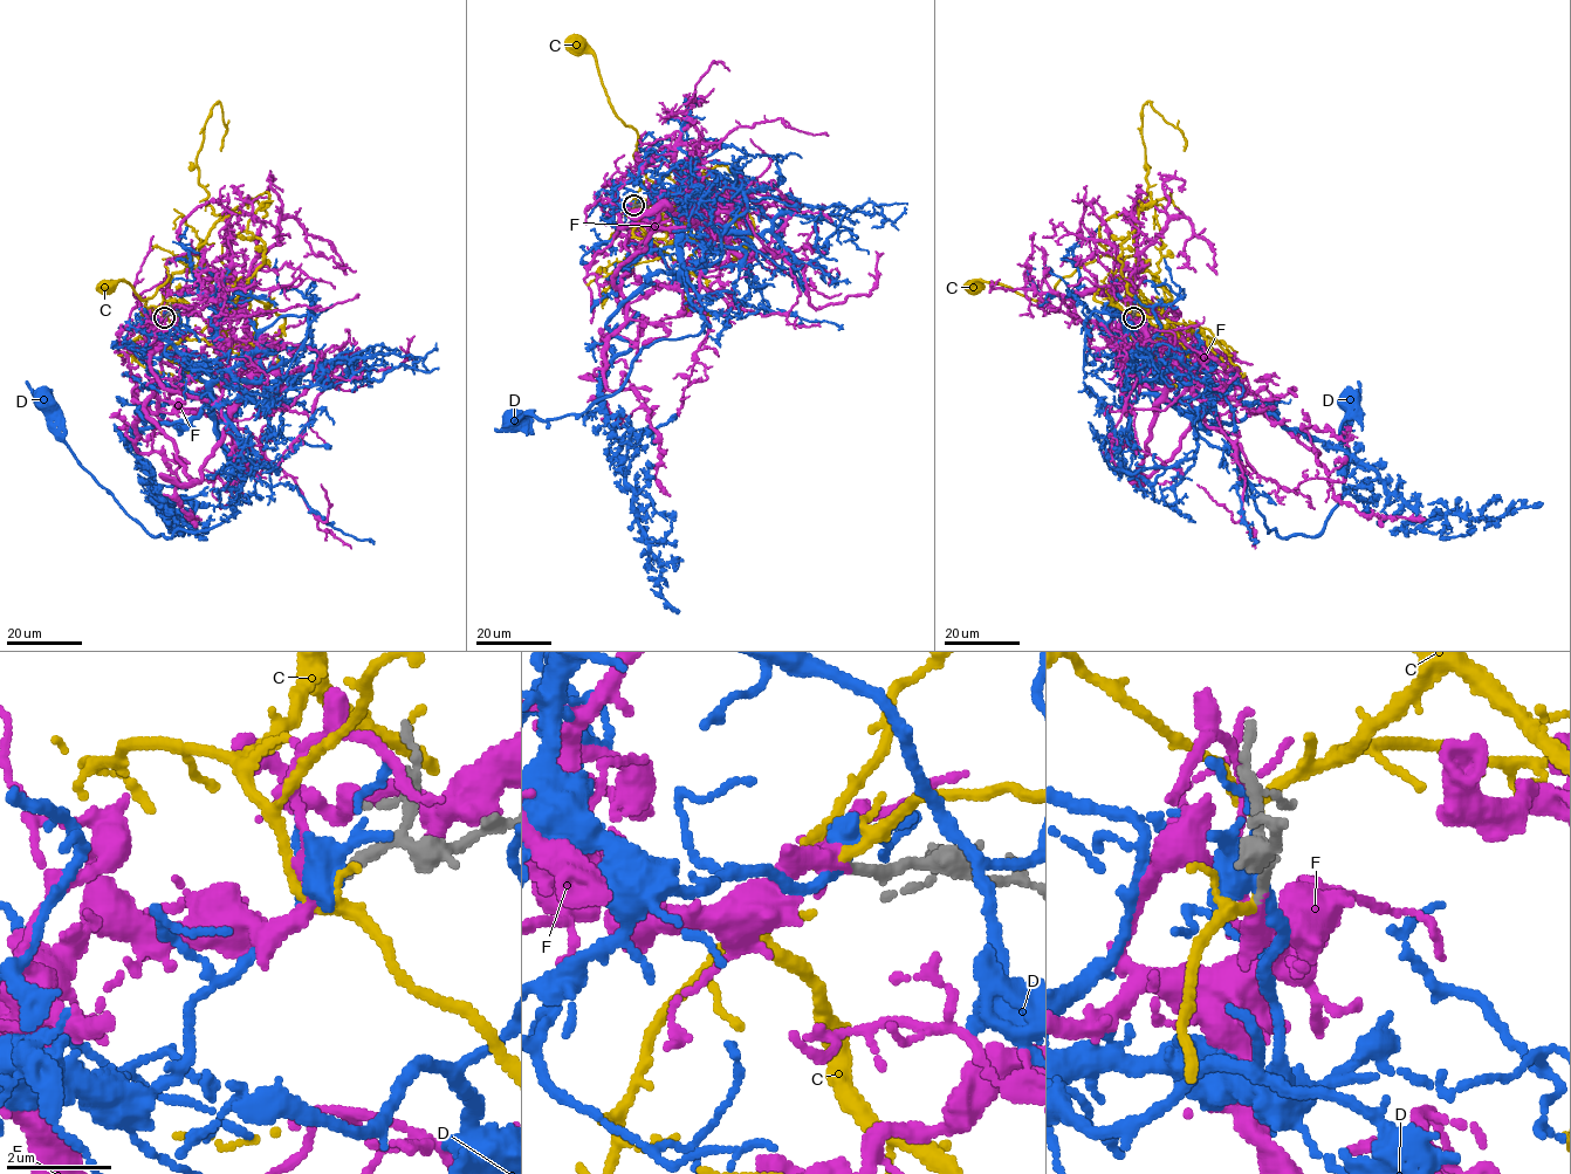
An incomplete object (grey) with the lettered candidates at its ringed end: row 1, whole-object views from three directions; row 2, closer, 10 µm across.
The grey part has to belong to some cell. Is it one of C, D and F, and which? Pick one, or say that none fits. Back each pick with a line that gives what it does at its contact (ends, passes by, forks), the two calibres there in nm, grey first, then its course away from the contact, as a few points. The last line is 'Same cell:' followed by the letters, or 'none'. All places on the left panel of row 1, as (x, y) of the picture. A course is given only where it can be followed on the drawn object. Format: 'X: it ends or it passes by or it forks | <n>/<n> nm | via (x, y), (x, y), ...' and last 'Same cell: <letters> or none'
F: it passes by | 240/200 nm | via (165, 316), (144, 327), (156, 378), (232, 404), (248, 313), (233, 283), (206, 292), (232, 316), (358, 295)
Same cell: F

